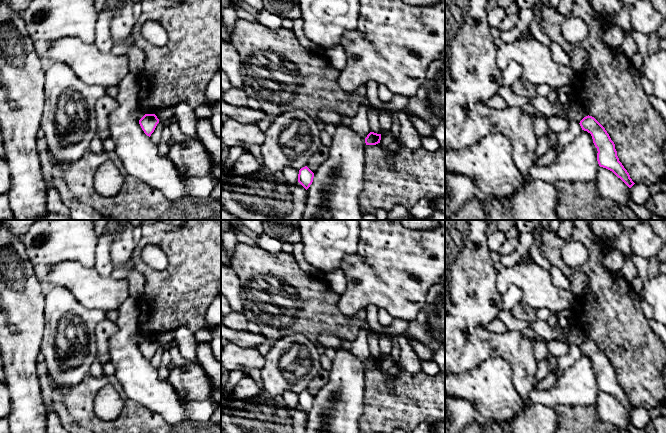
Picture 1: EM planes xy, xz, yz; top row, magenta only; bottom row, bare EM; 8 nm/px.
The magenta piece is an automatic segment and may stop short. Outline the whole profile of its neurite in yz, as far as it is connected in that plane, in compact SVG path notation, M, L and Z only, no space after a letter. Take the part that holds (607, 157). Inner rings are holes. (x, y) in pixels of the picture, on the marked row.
M586 116L580 121L582 130L591 134L593 143L597 148L597 161L600 167L612 171L629 188L635 183L630 178L629 173L619 161L615 144L611 140L605 128L592 116Z

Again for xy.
M145 114L140 120L139 124L147 136L151 136L154 132L157 124L159 123L159 119L155 114Z

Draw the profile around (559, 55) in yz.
M551 42L549 48L551 50L552 58L556 63L563 66L571 66L571 60L567 51L565 51L559 44Z

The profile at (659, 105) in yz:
M653 95L648 96L648 99L656 112L661 115L666 123L666 103Z

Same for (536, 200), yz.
M531 179L509 198L482 198L485 220L560 220L554 184Z

